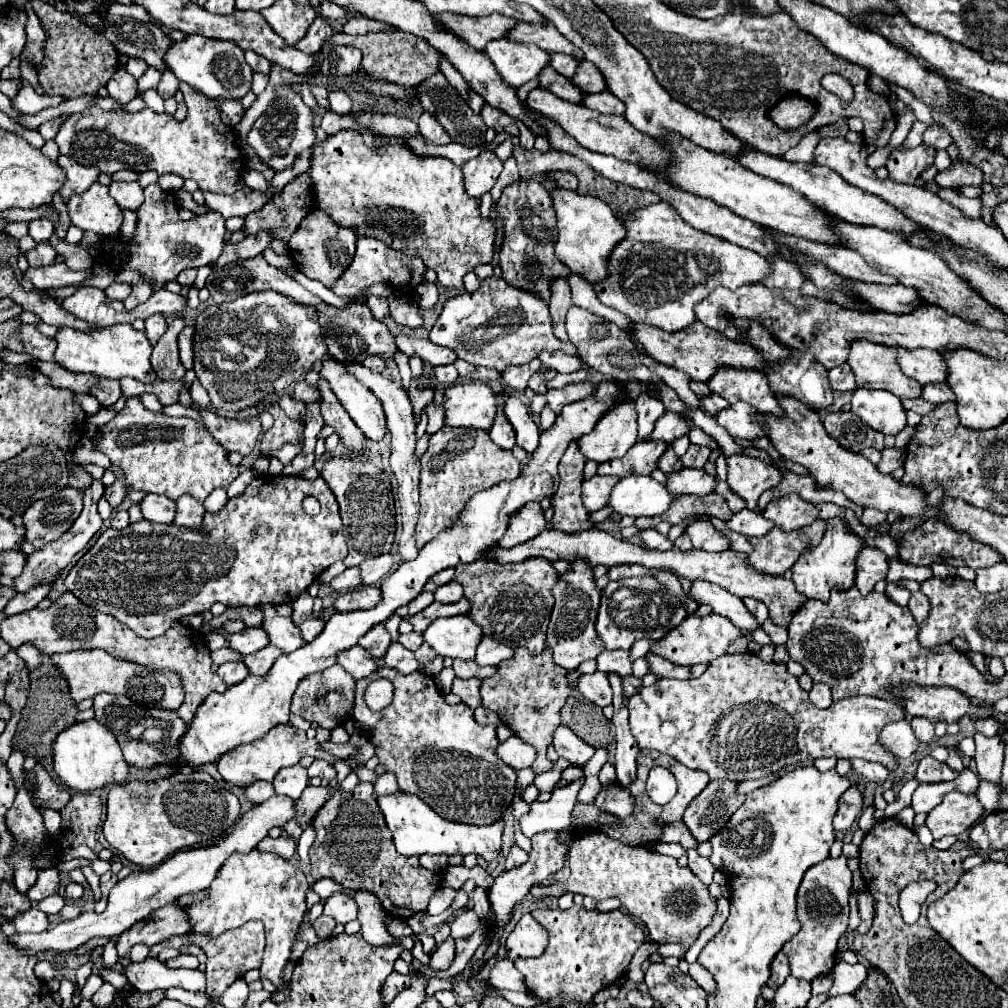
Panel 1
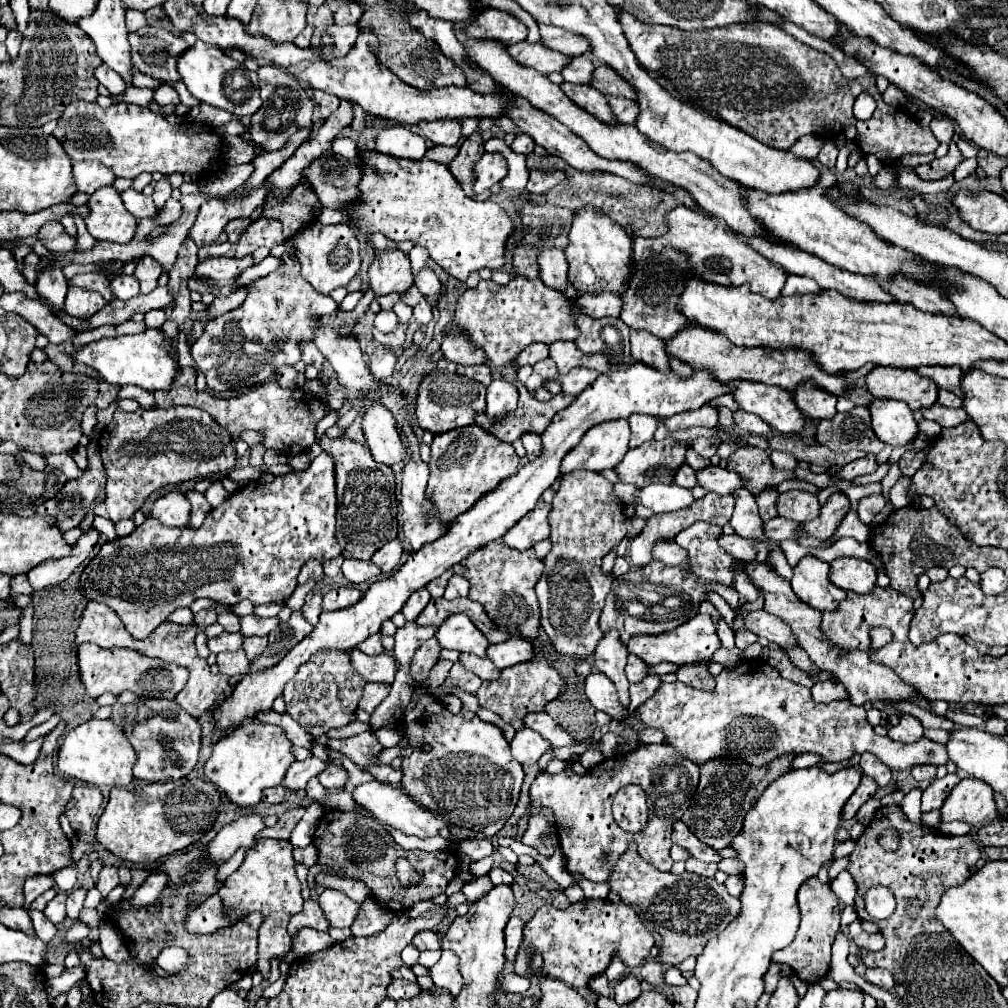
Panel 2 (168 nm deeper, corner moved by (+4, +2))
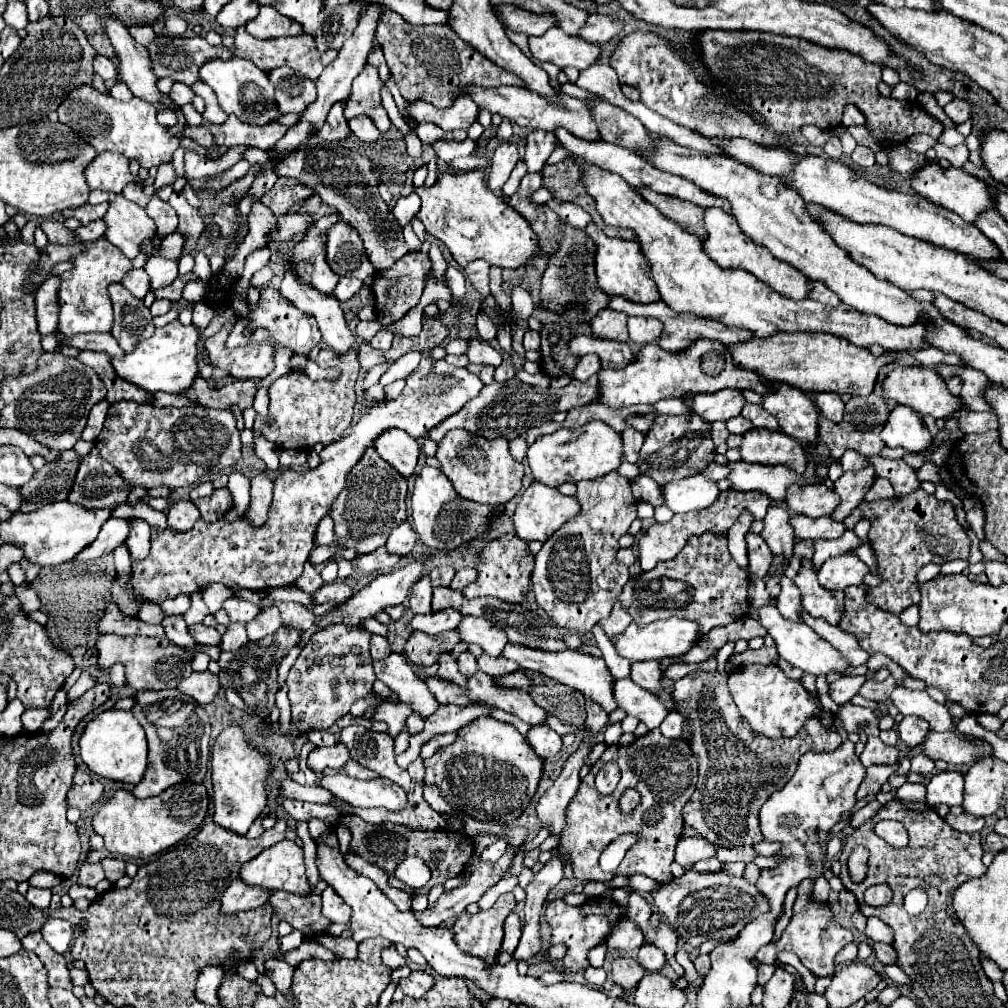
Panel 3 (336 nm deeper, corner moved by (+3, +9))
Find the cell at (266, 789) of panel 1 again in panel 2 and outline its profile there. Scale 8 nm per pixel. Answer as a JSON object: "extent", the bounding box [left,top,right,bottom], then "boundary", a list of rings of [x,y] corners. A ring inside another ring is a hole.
{"extent":[263,785,285,803],"boundary":[[[275,785],[269,789],[263,789],[263,801],[267,803],[281,803],[285,799],[285,787],[283,785]]]}

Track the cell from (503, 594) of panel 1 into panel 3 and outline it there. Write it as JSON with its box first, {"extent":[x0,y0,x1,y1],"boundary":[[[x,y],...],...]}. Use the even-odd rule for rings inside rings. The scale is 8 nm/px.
{"extent":[462,536,534,604],"boundary":[[[512,536],[492,540],[482,550],[480,560],[482,560],[482,564],[478,564],[478,580],[474,584],[468,584],[462,590],[464,598],[470,600],[470,598],[478,598],[478,596],[496,596],[500,600],[514,602],[514,604],[524,600],[524,596],[530,588],[530,572],[534,568],[534,556],[528,550],[526,542],[522,542],[520,538],[512,538]]]}

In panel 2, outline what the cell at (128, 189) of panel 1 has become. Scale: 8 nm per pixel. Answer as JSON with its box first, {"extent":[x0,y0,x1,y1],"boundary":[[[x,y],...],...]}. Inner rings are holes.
{"extent":[119,189,155,219],"boundary":[[[135,189],[121,191],[119,195],[121,195],[121,201],[125,203],[125,209],[129,213],[133,213],[137,219],[139,217],[153,217],[155,205],[153,205],[153,199],[151,197],[145,197],[143,193],[139,193]]]}

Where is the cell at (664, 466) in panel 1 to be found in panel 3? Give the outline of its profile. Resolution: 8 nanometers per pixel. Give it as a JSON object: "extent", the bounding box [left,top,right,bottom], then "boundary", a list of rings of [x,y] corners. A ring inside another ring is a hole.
{"extent":[702,464,730,480],"boundary":[[[710,464],[710,468],[706,468],[706,472],[702,472],[704,476],[710,476],[714,480],[722,480],[728,478],[730,474],[730,466],[722,466],[722,464]]]}

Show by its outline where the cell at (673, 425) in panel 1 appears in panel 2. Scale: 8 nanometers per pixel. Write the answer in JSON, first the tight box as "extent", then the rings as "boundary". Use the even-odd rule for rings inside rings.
{"extent":[663,405,717,431],"boundary":[[[705,405],[697,411],[683,411],[669,419],[663,419],[667,431],[681,431],[689,427],[715,427],[717,425],[717,409]]]}

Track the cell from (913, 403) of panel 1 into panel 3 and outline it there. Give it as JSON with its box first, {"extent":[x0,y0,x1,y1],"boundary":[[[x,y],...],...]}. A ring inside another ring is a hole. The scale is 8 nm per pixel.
{"extent":[956,412,998,434],"boundary":[[[956,412],[960,416],[960,430],[966,434],[984,434],[988,430],[998,430],[998,418],[992,412]]]}

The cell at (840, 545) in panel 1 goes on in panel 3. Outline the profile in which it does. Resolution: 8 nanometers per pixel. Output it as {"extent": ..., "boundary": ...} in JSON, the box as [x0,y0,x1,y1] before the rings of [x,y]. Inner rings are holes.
{"extent":[794,560,844,626],"boundary":[[[810,560],[802,562],[794,584],[800,588],[802,604],[810,616],[824,618],[832,626],[840,624],[844,614],[844,592],[824,590],[816,580],[816,570],[812,568]]]}

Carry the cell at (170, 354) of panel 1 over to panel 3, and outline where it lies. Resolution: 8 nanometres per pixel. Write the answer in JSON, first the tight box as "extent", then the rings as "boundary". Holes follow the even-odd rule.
{"extent":[168,192,204,254],"boundary":[[[174,192],[168,202],[172,204],[172,208],[178,212],[180,216],[180,226],[178,226],[178,232],[186,236],[186,246],[184,246],[184,254],[190,254],[194,252],[196,248],[196,242],[204,230],[204,222],[202,222],[202,216],[200,212],[188,204],[188,200],[184,198],[182,192]]]}

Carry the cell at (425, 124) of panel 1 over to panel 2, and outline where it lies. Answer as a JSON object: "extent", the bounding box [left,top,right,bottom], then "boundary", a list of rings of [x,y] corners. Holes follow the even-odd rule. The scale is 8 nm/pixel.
{"extent":[419,119,461,145],"boundary":[[[435,119],[435,121],[421,121],[419,123],[421,135],[429,139],[433,145],[457,145],[461,127],[455,119]]]}

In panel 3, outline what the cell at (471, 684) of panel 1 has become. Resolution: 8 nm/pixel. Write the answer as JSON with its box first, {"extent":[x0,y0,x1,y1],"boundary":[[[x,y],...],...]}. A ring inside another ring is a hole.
{"extent":[458,652,478,676],"boundary":[[[464,652],[458,656],[458,668],[464,676],[472,676],[478,668],[476,668],[476,658],[470,652]]]}

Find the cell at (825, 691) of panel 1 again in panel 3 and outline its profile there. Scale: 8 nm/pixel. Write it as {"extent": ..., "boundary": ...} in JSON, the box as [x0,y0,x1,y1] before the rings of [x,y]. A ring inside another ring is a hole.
{"extent":[830,676,866,704],"boundary":[[[844,676],[830,684],[830,698],[836,704],[846,704],[852,696],[858,694],[864,682],[866,682],[866,676]]]}

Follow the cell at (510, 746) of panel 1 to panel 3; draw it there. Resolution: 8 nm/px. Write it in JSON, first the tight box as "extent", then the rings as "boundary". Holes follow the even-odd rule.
{"extent":[526,724,562,758],"boundary":[[[544,724],[532,726],[526,740],[534,748],[534,752],[542,758],[550,758],[550,756],[558,754],[560,748],[562,748],[562,738],[552,728],[548,728]]]}

